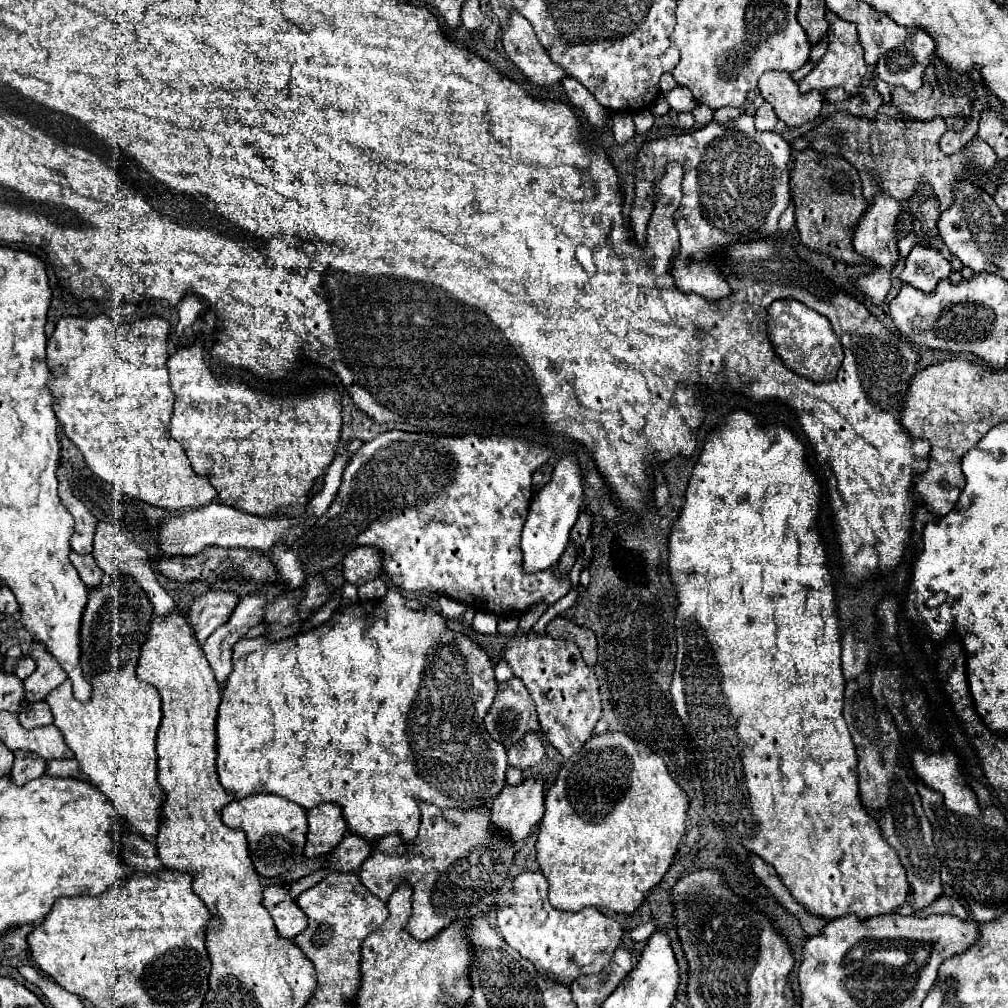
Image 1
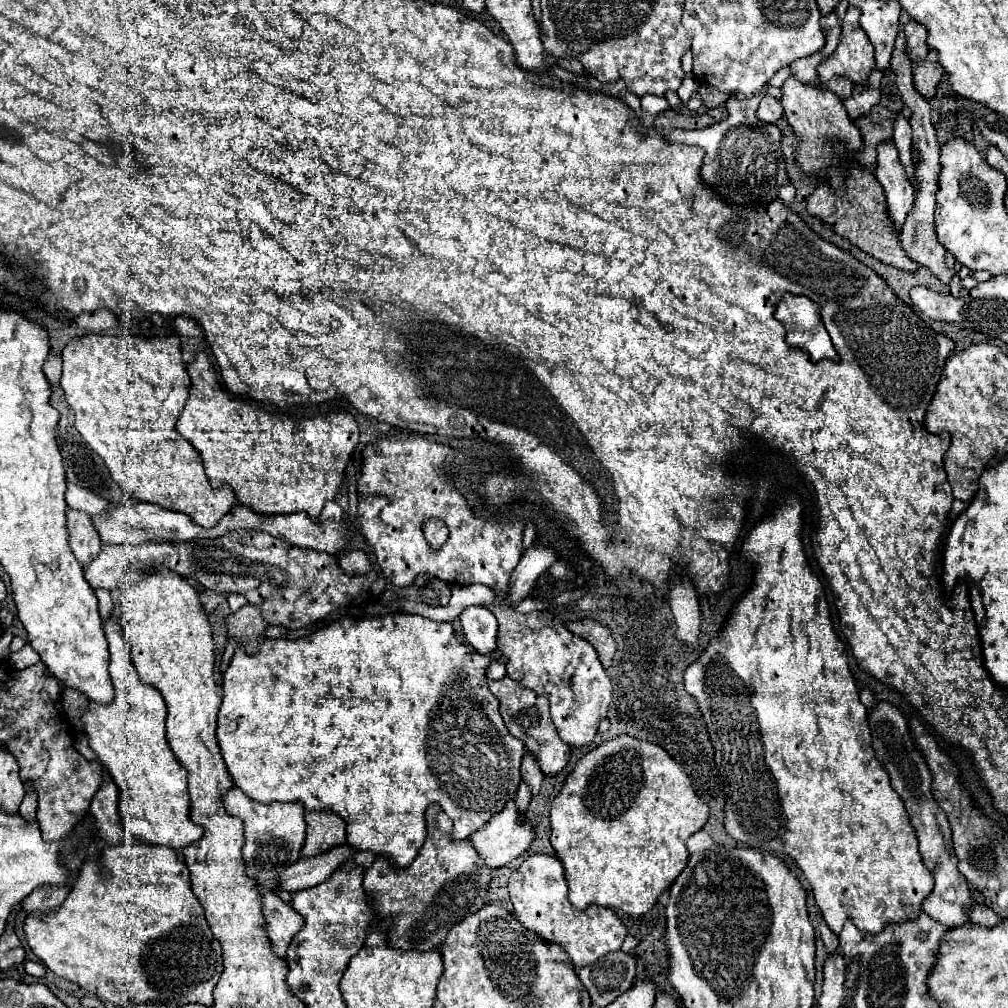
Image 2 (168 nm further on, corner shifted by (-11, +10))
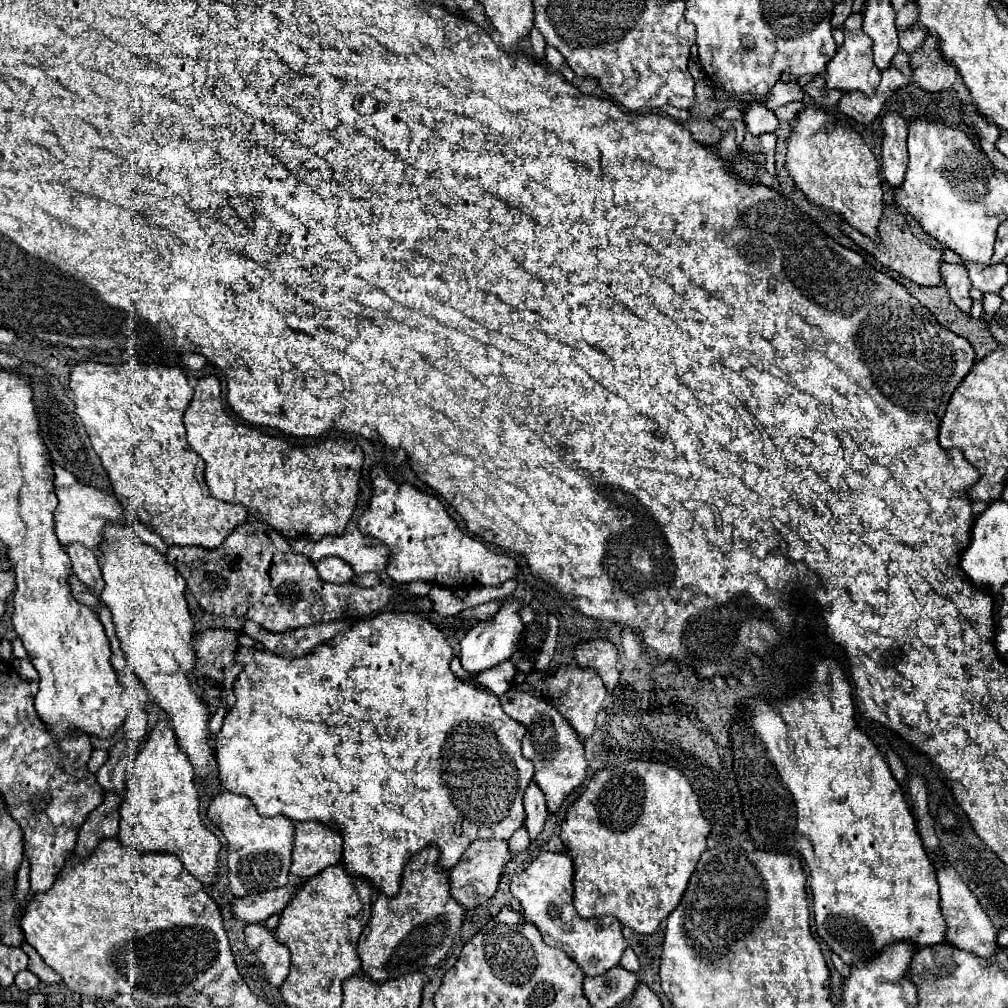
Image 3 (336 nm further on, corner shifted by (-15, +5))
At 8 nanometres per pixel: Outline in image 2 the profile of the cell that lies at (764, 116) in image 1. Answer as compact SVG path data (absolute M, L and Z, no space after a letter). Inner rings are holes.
M766 94L766 96L762 98L758 110L756 110L756 116L758 116L758 120L762 120L762 122L776 124L776 122L784 116L784 110L782 110L782 104L780 104L776 98L772 98L770 94Z

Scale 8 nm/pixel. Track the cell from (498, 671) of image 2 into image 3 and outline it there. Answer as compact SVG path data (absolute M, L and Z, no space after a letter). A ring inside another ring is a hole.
M508 659L508 661L502 661L502 663L486 669L486 671L476 673L476 679L480 681L480 685L488 687L488 689L494 691L496 695L504 695L504 693L512 687L514 673L516 673L516 667L514 667L514 663Z

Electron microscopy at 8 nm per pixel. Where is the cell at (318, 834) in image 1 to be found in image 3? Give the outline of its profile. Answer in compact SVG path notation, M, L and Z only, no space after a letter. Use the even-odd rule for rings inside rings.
M302 821L296 823L296 839L292 851L292 869L296 877L314 877L330 865L342 861L342 837L338 831L324 827L324 823Z

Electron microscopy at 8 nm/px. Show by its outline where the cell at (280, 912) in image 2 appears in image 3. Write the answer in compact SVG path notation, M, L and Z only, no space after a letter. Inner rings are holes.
M252 923L252 925L248 925L244 929L244 933L246 933L248 947L256 953L256 961L264 967L266 981L270 985L274 985L274 987L280 987L284 983L284 979L288 977L288 973L290 973L290 951L288 951L288 947L284 947L282 943L278 943L276 937L274 937L276 935L274 929L268 929L264 923Z

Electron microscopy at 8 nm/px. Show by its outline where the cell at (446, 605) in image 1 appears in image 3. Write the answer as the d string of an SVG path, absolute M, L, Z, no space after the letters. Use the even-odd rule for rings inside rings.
M510 599L502 605L502 609L488 621L478 621L476 625L472 625L472 629L464 635L464 639L460 641L460 663L466 671L470 673L478 673L482 669L490 669L506 659L510 659L510 655L518 649L518 639L520 633L524 631L524 623L520 619L520 607L522 601L520 599Z

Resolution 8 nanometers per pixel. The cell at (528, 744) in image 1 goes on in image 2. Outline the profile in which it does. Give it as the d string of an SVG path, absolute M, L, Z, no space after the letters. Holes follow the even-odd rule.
M532 754L524 756L524 762L522 762L522 780L530 786L532 796L540 792L544 774L540 774L540 766L536 766L536 760L532 758Z

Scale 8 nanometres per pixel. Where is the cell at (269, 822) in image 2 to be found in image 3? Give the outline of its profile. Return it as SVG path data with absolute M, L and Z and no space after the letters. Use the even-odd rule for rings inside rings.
M222 791L212 799L208 815L222 829L228 841L228 881L234 897L276 889L288 883L294 835L292 819L288 819L286 815L276 815L272 819L262 817L258 815L256 807L252 807L252 801L248 797L230 791Z

